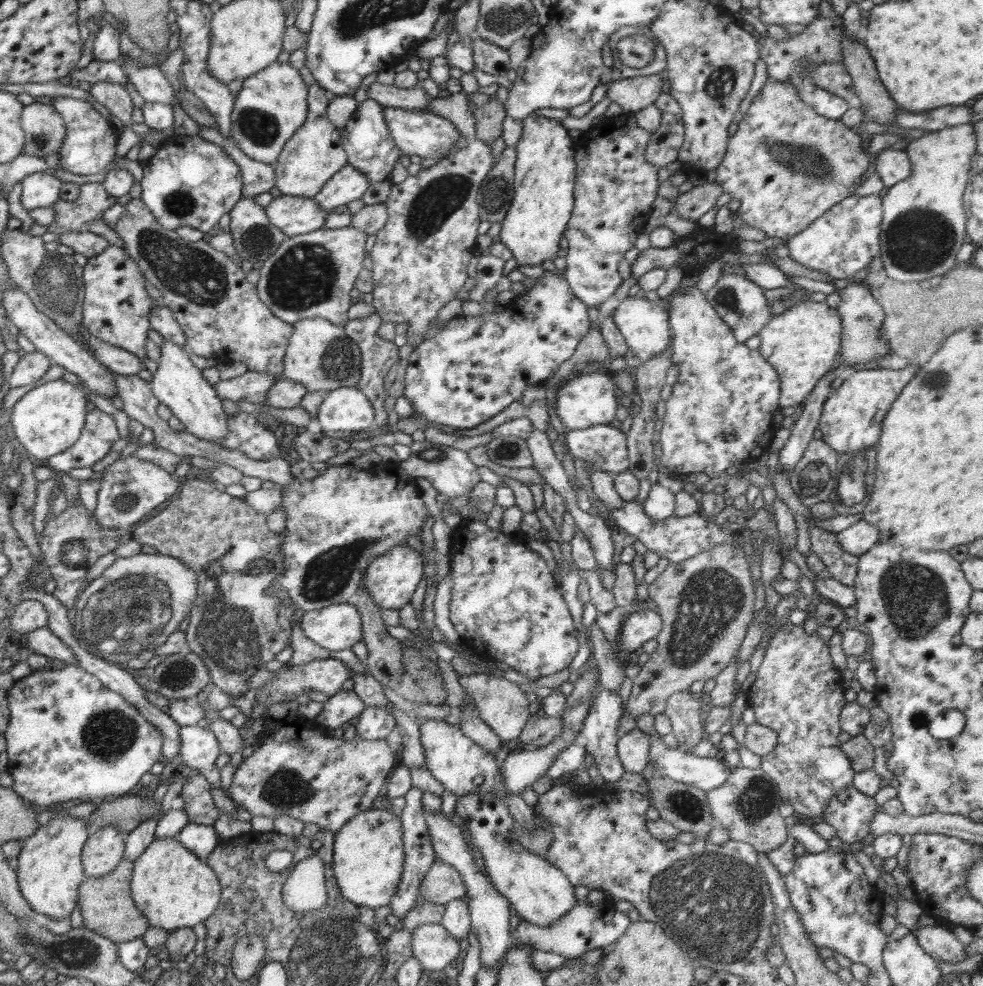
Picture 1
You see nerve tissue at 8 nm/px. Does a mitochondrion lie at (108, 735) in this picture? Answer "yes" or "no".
yes

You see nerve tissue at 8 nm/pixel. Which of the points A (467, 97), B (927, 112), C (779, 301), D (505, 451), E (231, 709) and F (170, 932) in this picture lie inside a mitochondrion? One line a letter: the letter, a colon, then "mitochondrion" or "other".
A: other
B: other
C: mitochondrion
D: mitochondrion
E: other
F: other

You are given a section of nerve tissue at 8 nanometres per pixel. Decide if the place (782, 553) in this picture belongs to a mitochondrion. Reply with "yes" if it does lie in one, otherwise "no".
no

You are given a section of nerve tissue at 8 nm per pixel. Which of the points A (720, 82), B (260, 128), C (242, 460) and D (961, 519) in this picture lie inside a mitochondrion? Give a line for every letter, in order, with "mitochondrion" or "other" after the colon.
A: mitochondrion
B: mitochondrion
C: other
D: other

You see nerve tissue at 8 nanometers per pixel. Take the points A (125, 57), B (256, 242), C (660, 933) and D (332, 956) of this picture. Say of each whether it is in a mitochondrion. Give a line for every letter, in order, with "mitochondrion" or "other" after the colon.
A: other
B: mitochondrion
C: mitochondrion
D: mitochondrion

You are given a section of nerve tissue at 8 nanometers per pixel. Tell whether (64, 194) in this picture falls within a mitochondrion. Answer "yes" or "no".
no

